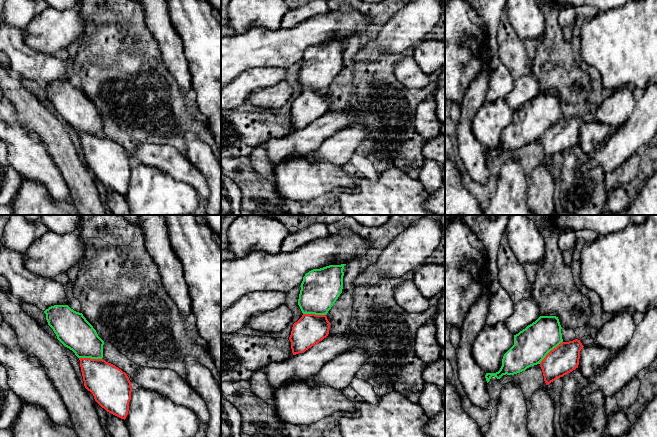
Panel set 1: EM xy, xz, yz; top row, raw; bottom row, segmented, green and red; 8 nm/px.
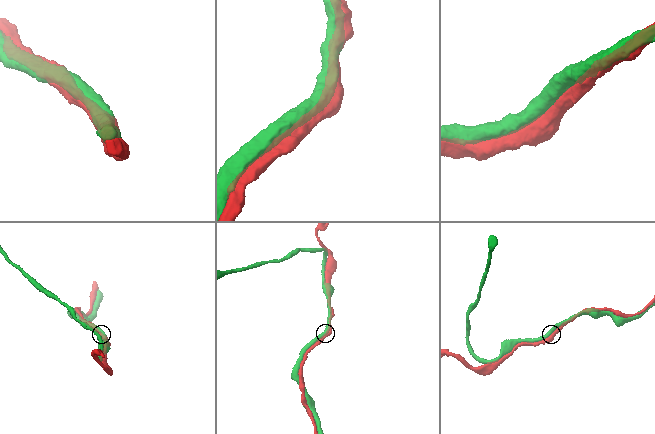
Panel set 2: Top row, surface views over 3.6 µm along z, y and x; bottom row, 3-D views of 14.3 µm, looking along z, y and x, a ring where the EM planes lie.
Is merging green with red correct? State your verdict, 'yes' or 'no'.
yes

